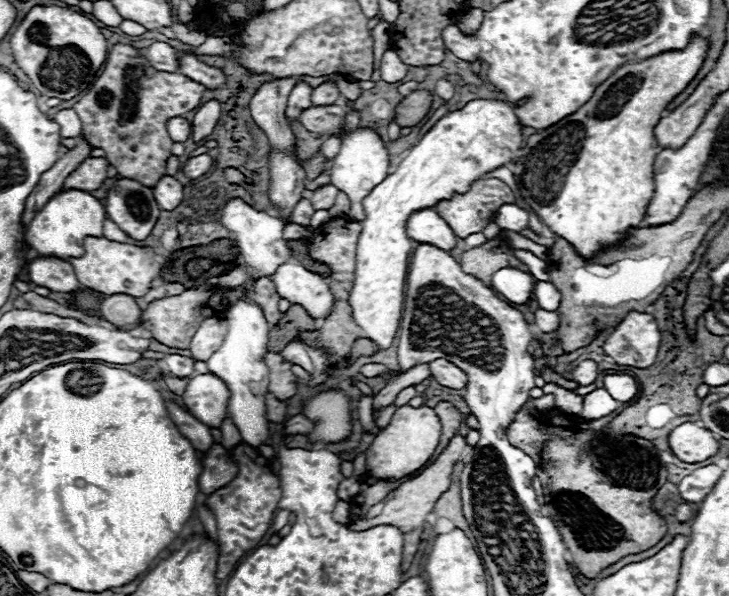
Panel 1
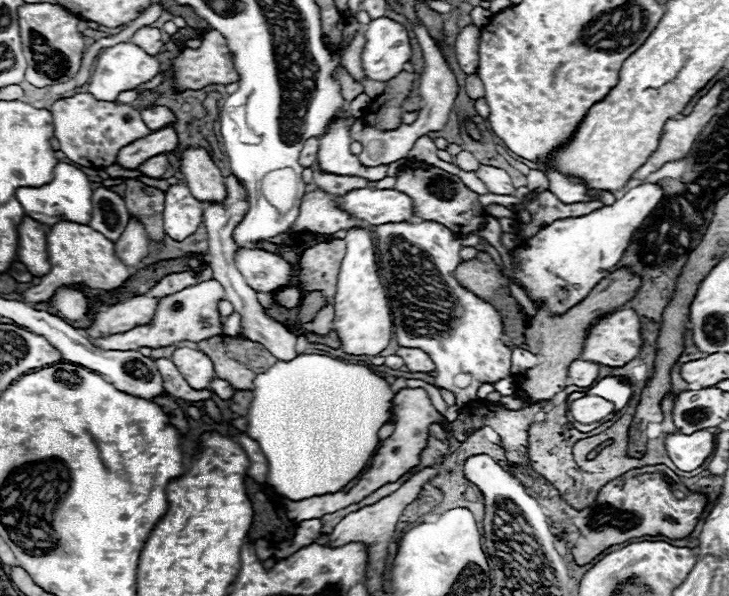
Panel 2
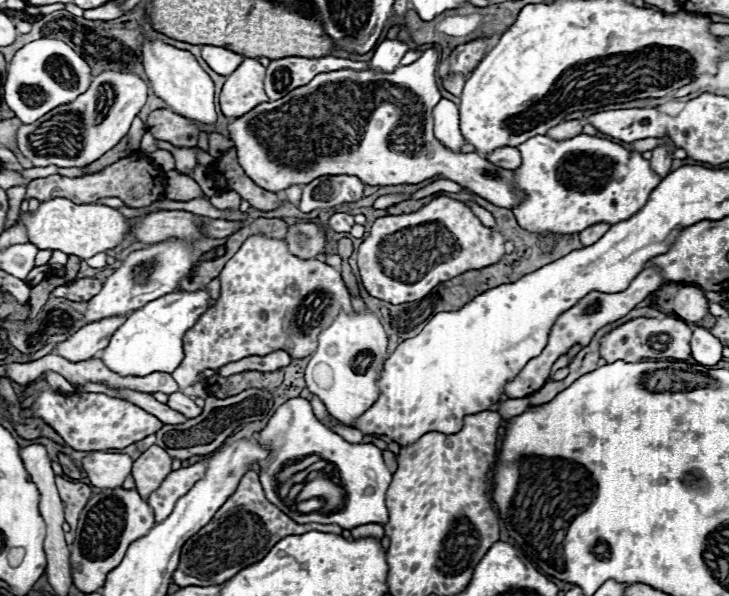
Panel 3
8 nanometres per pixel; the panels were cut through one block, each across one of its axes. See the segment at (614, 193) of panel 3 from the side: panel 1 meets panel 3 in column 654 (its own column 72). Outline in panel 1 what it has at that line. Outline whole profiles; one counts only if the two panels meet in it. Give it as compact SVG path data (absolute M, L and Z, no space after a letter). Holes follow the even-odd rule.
M88 158L84 160L64 182L64 188L82 188L82 190L96 190L106 180L106 158Z

